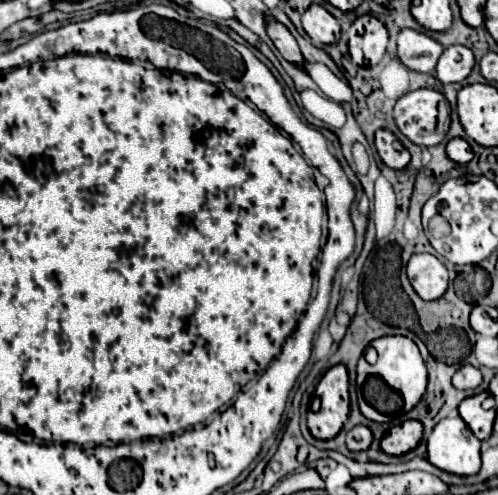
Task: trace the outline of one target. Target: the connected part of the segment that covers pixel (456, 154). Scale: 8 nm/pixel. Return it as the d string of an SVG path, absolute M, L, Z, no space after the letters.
M451 138L447 142L446 153L457 164L467 164L473 158L473 150L465 138Z

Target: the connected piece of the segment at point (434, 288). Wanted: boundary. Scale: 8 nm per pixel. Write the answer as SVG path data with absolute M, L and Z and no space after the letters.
M413 254L407 264L407 276L423 300L441 298L449 284L447 268L433 254Z

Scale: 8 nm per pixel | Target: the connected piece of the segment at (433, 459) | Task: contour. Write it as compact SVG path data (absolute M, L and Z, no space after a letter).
M463 418L441 420L429 436L429 462L445 472L471 476L481 470L481 442Z

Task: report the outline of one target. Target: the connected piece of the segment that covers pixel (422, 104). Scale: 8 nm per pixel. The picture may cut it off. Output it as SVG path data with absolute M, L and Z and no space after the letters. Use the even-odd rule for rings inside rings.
M419 88L401 96L395 104L397 128L419 146L439 144L451 124L447 98L431 88ZM441 102L441 120L439 120Z

